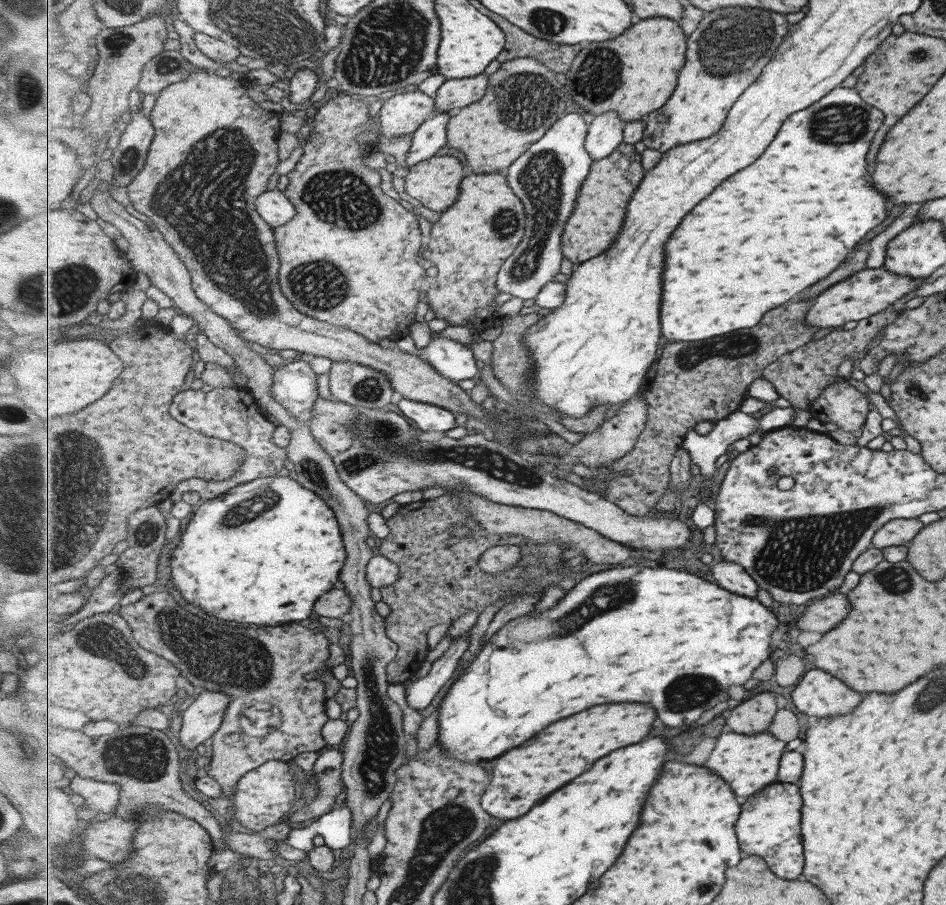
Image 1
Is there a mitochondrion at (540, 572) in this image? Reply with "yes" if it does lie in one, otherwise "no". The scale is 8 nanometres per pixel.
yes

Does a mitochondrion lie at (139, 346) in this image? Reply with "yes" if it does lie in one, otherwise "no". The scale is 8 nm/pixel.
no

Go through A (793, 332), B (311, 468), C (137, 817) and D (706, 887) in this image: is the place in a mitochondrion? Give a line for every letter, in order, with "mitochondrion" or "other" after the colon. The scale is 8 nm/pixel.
A: other
B: mitochondrion
C: other
D: mitochondrion

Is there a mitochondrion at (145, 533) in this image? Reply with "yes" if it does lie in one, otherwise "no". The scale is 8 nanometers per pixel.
yes

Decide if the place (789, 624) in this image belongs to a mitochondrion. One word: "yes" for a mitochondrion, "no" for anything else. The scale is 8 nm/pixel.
no

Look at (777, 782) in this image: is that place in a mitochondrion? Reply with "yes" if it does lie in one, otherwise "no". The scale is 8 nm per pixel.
no

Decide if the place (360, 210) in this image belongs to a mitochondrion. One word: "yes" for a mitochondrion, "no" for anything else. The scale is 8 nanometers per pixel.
yes

